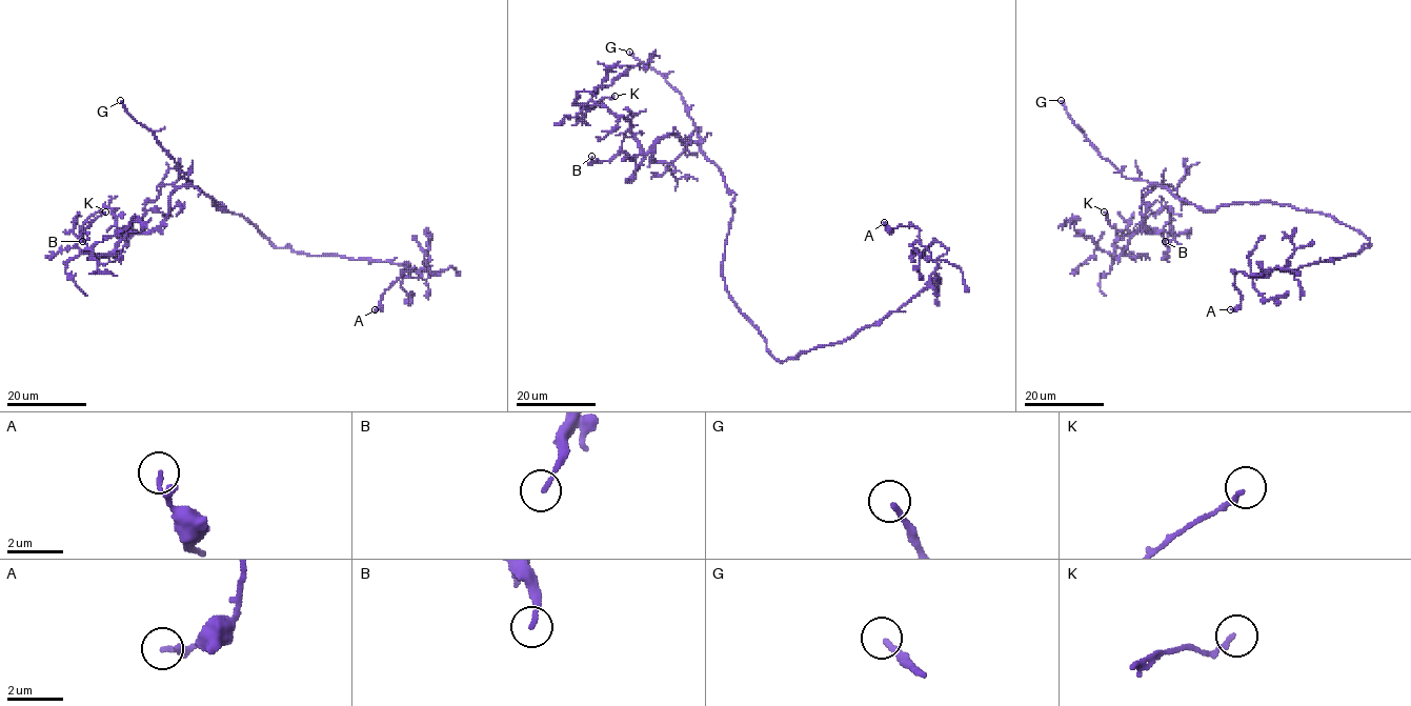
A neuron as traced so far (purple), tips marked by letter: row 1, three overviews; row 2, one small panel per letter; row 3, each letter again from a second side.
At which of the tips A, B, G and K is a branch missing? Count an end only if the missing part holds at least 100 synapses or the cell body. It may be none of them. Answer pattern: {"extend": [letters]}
{"extend": ["G"]}

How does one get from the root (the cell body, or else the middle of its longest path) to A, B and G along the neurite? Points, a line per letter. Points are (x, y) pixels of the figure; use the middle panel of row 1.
A: (722, 269), (768, 350), (795, 359), (879, 324), (926, 286), (938, 264), (920, 230), (884, 222)
B: (722, 269), (736, 194), (697, 143), (671, 134), (645, 154), (627, 132), (611, 159), (591, 161), (591, 156)
G: (722, 269), (736, 194), (725, 185), (720, 170), (702, 150), (701, 138), (682, 96), (660, 73), (629, 52)

